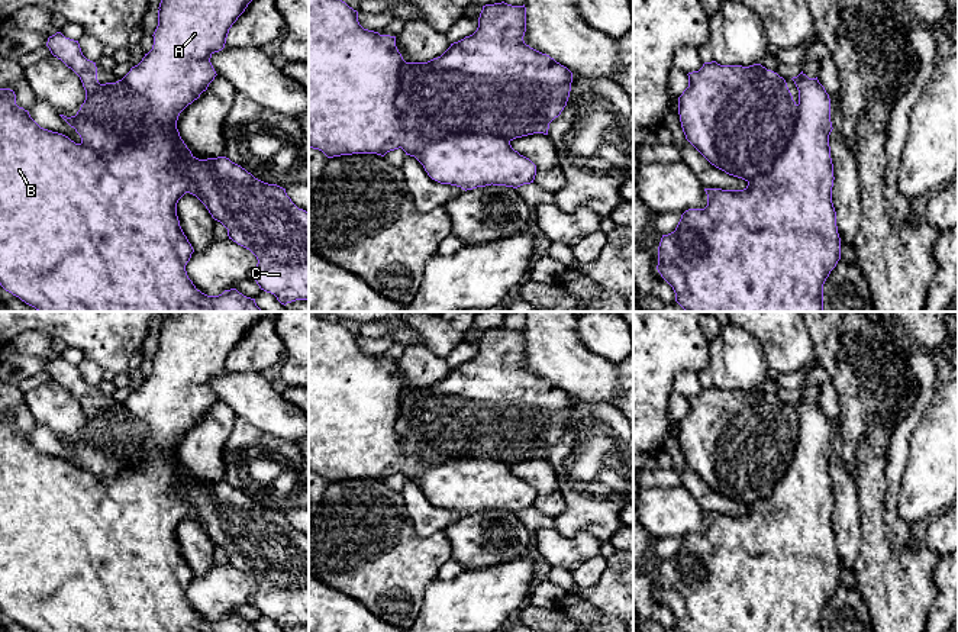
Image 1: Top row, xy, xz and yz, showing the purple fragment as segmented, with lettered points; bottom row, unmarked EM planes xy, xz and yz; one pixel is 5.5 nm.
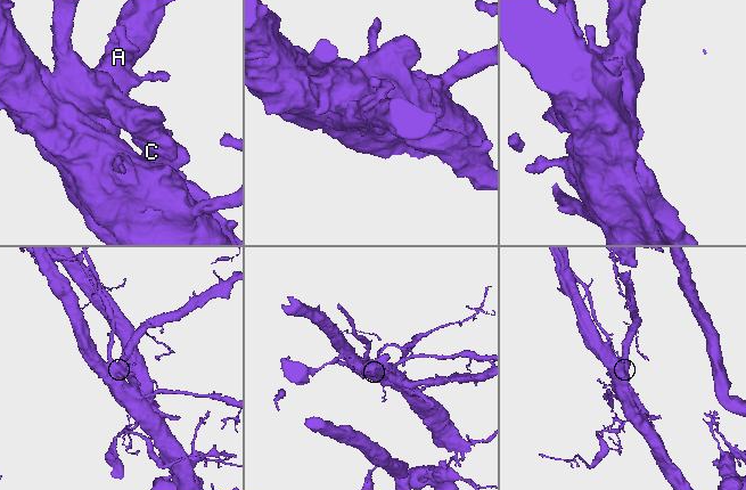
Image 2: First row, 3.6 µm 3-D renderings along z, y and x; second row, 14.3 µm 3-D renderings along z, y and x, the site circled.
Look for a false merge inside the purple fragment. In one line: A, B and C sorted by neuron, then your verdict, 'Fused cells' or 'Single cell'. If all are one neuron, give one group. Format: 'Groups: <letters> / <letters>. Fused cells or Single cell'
Groups: A B / C. Fused cells

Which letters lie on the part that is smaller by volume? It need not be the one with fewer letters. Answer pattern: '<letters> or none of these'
C

